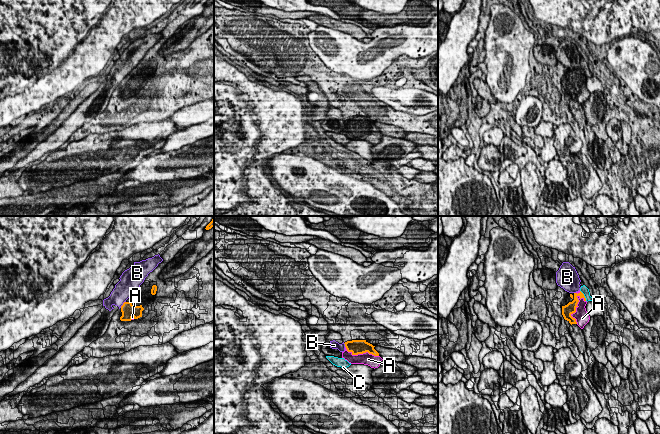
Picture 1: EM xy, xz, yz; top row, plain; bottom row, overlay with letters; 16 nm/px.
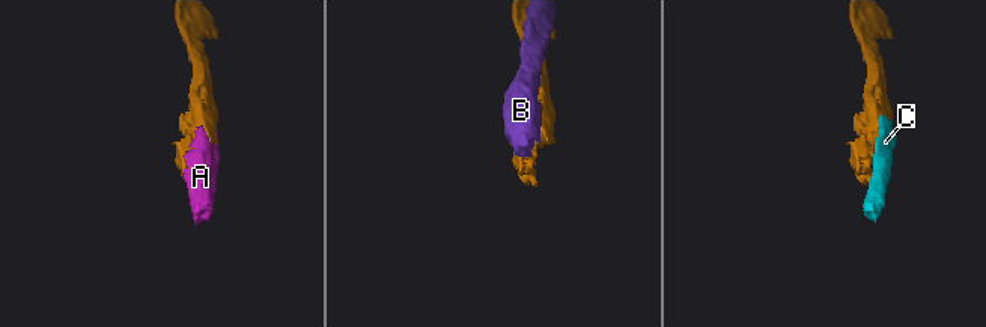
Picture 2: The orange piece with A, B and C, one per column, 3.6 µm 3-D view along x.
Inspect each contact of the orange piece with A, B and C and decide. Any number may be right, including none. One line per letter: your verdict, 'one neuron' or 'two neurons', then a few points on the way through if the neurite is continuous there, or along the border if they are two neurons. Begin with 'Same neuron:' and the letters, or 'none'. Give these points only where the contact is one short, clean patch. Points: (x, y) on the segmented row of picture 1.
Same neuron: A
A: one neuron
B: two neurons
C: two neurons | along yz (580, 290), (586, 300)

